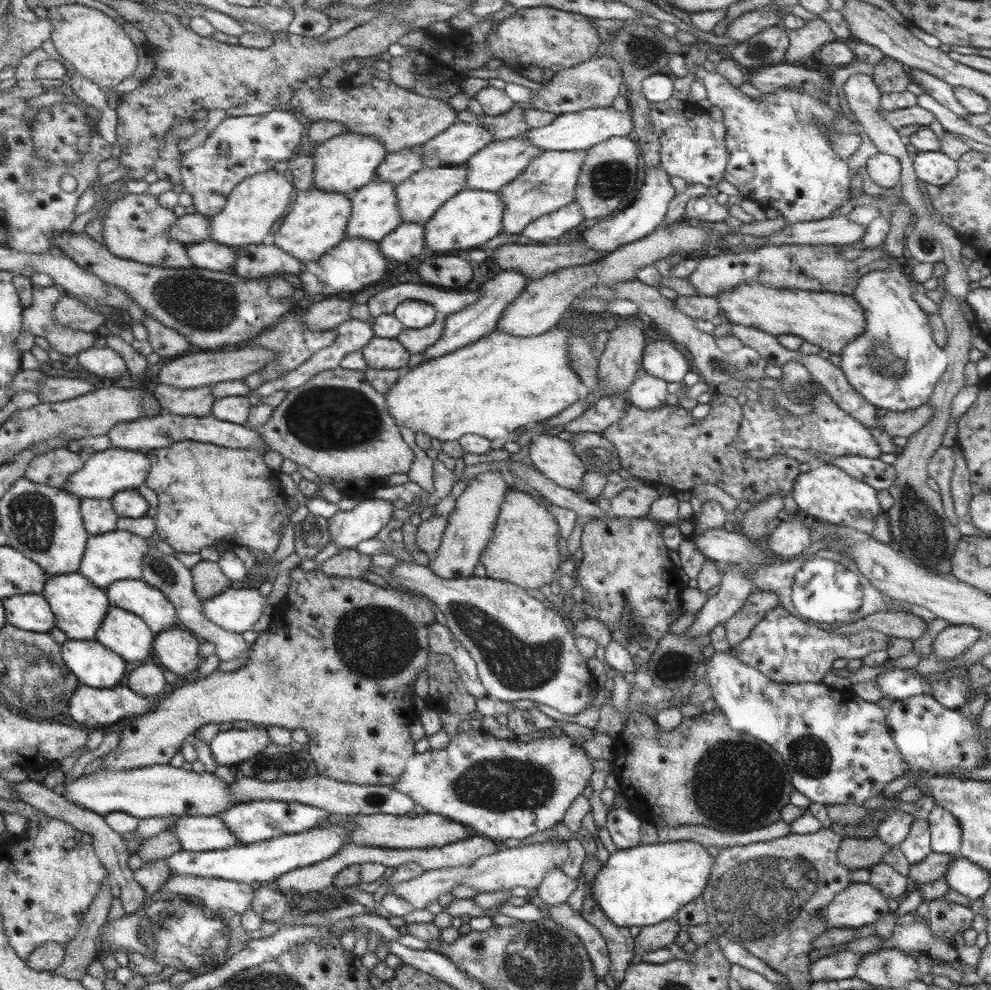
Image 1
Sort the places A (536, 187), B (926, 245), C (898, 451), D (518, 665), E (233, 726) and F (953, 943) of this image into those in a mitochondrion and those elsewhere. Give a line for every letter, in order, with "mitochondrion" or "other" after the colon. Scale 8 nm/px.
A: mitochondrion
B: mitochondrion
C: other
D: mitochondrion
E: other
F: other

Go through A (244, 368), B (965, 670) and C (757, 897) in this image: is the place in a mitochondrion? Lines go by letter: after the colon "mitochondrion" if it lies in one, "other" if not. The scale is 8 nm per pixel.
A: other
B: other
C: mitochondrion

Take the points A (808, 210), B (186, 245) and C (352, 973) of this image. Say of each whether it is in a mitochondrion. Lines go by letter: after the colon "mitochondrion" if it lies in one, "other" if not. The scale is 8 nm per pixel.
A: other
B: other
C: other

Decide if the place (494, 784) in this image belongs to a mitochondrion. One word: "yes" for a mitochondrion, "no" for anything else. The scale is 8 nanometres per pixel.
yes

